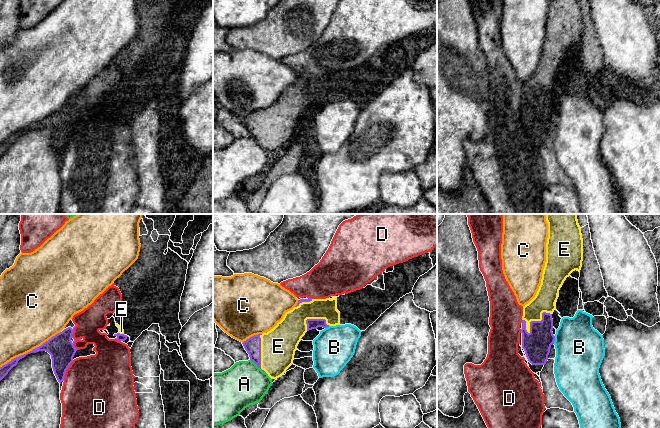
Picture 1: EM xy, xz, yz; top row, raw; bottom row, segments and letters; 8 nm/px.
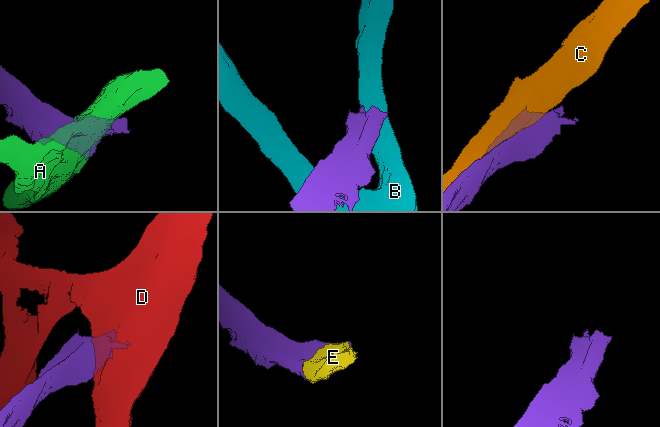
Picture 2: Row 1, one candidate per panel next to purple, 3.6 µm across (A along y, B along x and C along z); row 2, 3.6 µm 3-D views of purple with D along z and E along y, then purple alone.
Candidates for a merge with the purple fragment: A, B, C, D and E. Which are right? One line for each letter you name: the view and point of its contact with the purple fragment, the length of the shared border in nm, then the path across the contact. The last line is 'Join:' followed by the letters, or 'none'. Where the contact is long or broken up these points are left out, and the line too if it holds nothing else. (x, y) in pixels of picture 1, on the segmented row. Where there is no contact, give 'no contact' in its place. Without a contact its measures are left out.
E: meets purple in yz at (537, 321); contact 260 nm long
Join: E

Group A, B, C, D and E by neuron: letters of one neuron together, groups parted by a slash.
A / B / C / D / E

